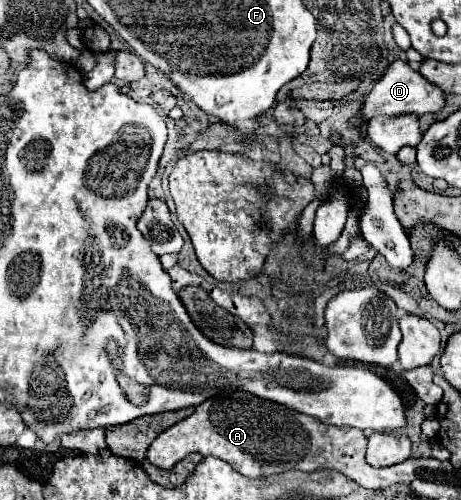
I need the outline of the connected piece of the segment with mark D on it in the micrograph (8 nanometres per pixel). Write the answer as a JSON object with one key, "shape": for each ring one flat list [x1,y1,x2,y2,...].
{"shape":[[393,61,385,75,377,81,377,85,373,87,373,91,367,95,363,107,361,107,361,113,363,113,363,121,365,125,359,136,359,140,364,140,367,135,367,126,369,121,375,117,375,115,389,115,389,117,397,117,397,115,407,115,407,113,413,113,413,115,425,115,425,113,437,113,441,111,445,105,445,95,439,87,433,87,433,83,429,83,425,77,419,75,419,71,411,69,409,63,405,61]]}

